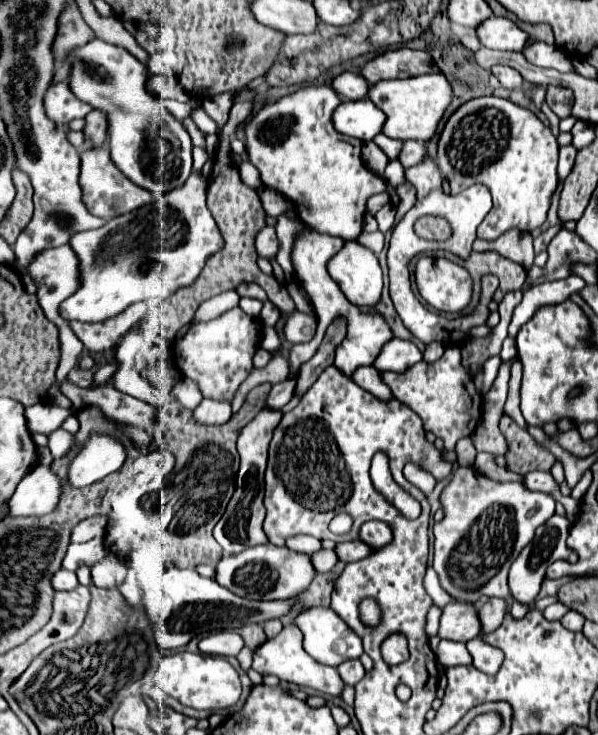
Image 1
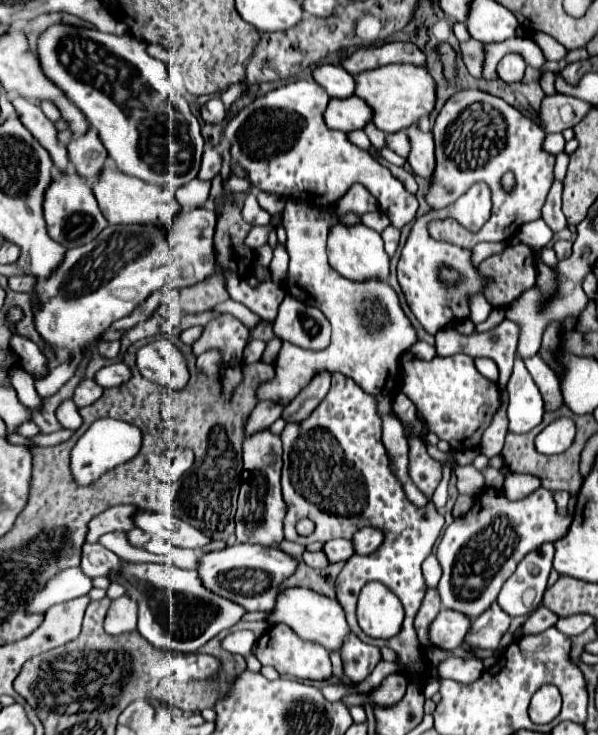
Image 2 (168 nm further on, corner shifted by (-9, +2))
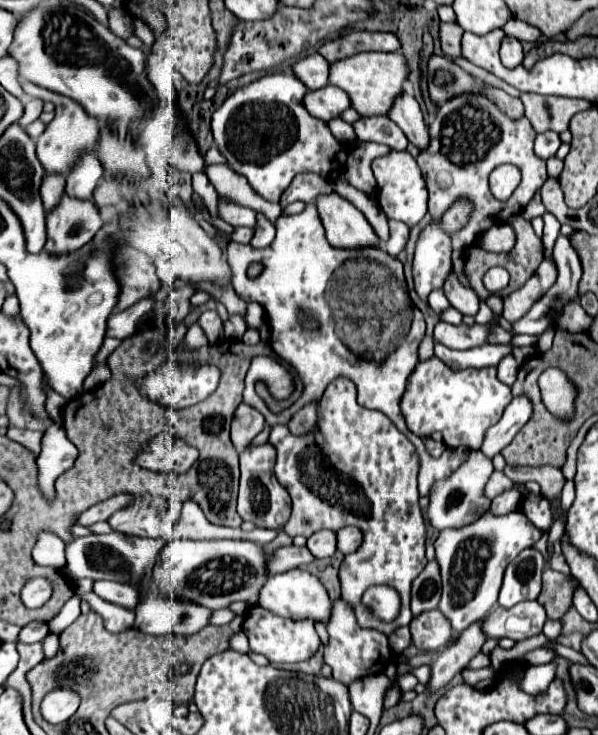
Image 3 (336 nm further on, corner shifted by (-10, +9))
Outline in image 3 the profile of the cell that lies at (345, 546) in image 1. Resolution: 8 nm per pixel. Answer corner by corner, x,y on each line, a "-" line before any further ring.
317,531
307,539
307,549
315,559
325,559
335,553
335,531

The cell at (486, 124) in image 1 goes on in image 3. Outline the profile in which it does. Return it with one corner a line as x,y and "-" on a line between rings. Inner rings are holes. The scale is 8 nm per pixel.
475,93
455,97
437,111
435,121
429,125
429,145
419,153
417,163
423,169
423,179
429,189
429,213
433,221
439,221
455,201
467,199
473,203
473,211
465,227
459,229
457,235
453,235
453,251
467,249
467,245
475,243
477,235
481,235
485,229
489,229
497,221
503,223
511,215
521,213
535,195
535,189
539,189
547,181
545,161
533,153
535,135
537,133
531,129
527,117
511,121
493,105
491,99
-
503,163
519,167
523,175
519,187
507,201
495,199
489,191
489,173

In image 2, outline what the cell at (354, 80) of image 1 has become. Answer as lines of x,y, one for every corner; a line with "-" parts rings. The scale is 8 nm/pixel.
324,64
314,70
314,80
326,88
332,98
350,98
356,90
356,80
342,66

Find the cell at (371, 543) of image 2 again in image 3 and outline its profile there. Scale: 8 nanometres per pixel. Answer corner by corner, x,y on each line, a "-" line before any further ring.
341,527
337,531
337,551
343,555
355,551
361,545
361,533
355,527

